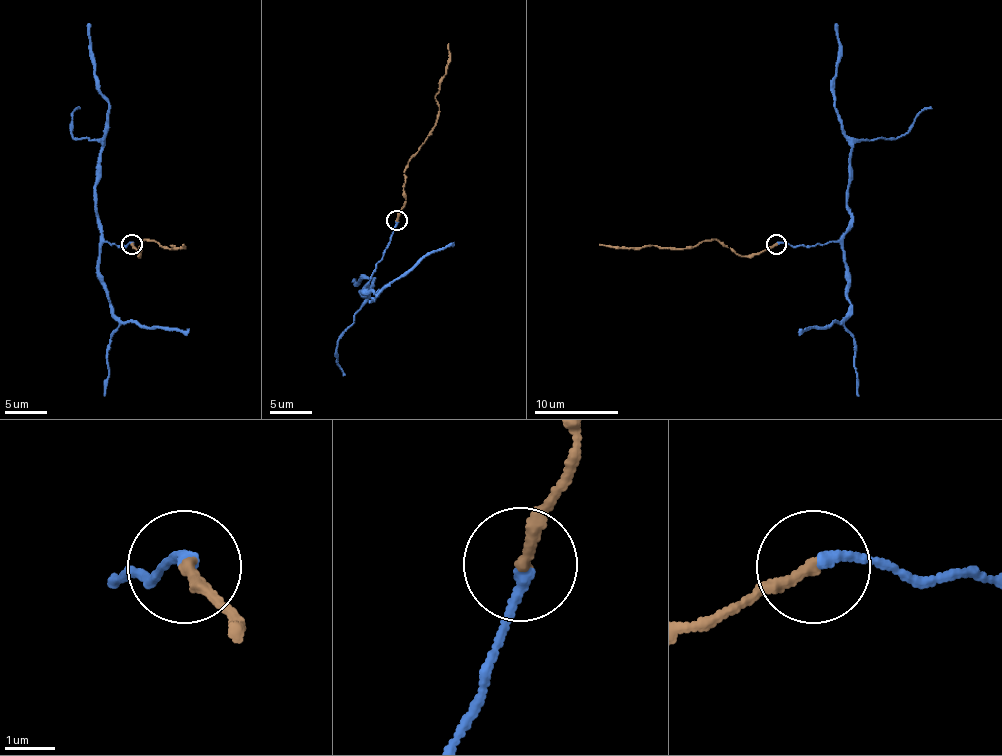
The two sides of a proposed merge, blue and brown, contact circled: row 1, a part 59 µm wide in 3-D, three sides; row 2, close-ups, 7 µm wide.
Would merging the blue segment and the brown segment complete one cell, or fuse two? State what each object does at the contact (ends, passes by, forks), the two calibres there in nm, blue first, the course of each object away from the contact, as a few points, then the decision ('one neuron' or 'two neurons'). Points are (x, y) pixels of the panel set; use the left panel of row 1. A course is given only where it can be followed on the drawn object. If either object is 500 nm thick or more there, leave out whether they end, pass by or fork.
blue ends | brown ends | 240/240 nm | blue via (131, 245), (110, 245), (101, 236), (97, 222), (95, 182), (108, 100), (97, 88), (89, 23) | brown via (131, 245), (139, 255), (139, 247), (145, 240), (172, 249), (170, 245), (183, 245) | one neuron

